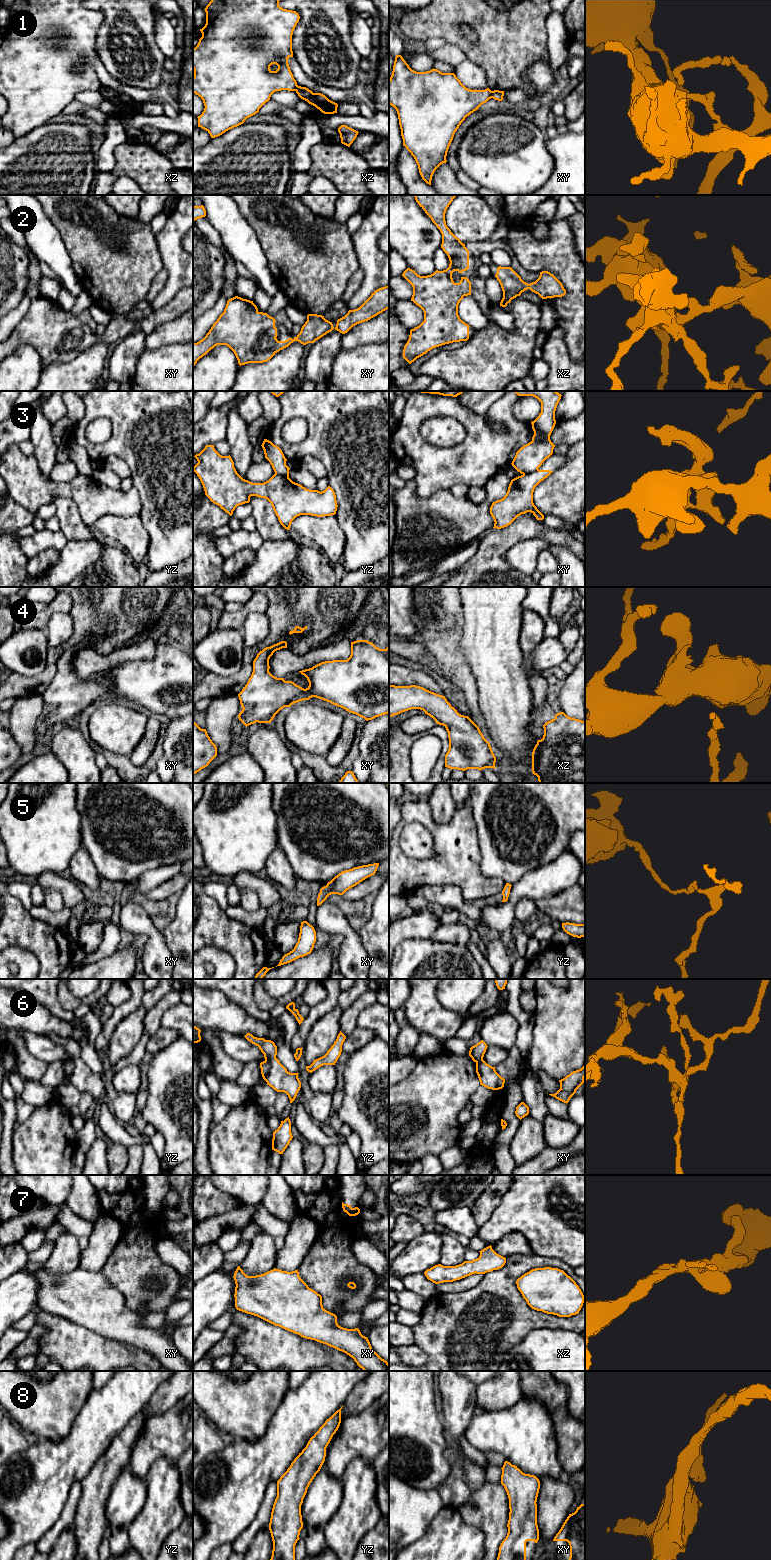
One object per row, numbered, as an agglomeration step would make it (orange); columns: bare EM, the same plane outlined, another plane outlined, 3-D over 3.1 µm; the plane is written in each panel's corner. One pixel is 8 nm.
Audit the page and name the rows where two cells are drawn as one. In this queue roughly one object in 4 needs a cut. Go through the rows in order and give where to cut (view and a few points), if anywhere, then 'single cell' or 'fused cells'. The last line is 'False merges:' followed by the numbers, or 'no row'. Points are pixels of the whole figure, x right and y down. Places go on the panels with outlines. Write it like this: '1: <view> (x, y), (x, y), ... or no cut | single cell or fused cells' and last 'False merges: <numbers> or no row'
1: xy (491, 91), (492, 97) | fused cells
2: no cut | single cell
3: xy (537, 468), (523, 474) | fused cells
4: no cut | single cell
5: no cut | single cell
6: yz (275, 1057), (265, 1060) | fused cells
7: no cut | single cell
8: no cut | single cell
False merges: 1, 3, 6

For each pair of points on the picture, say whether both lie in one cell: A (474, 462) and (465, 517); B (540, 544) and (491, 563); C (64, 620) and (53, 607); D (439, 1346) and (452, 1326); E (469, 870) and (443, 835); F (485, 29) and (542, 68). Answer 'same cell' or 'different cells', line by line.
A: different cells
B: different cells
C: different cells
D: same cell
E: same cell
F: different cells

